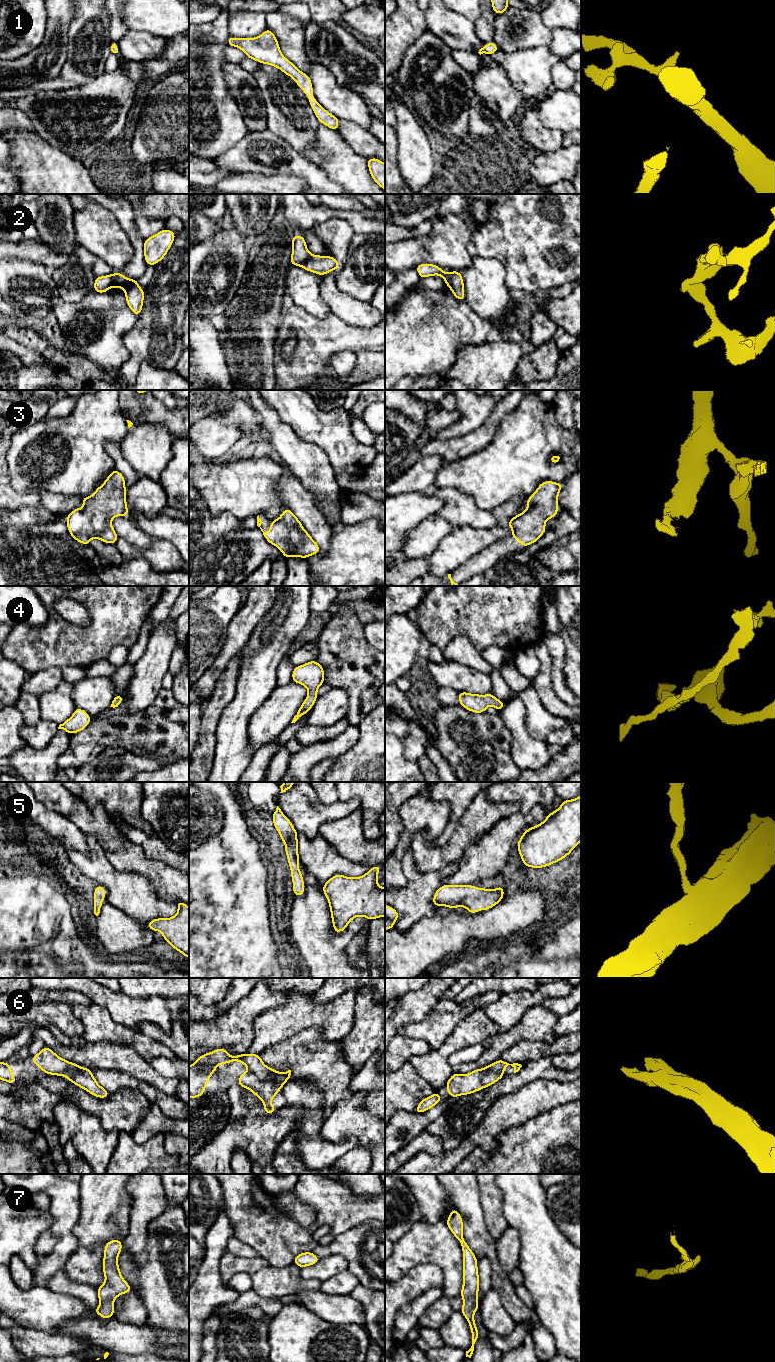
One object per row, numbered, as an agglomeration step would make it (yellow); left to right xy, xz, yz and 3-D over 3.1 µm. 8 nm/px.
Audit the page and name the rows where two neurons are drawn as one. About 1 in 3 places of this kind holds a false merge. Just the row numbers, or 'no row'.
2

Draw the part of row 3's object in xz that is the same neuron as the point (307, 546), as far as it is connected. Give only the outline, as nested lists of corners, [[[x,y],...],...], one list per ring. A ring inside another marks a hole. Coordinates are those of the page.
[[[285,508],[278,519],[270,521],[270,531],[265,533],[260,527],[263,522],[259,515],[257,516],[257,526],[263,532],[265,539],[271,545],[275,545],[286,559],[289,557],[309,558],[321,551],[290,509]]]

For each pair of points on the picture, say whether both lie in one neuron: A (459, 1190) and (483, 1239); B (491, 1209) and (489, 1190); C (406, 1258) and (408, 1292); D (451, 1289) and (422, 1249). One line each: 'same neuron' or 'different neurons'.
A: same neuron
B: same neuron
C: different neurons
D: same neuron

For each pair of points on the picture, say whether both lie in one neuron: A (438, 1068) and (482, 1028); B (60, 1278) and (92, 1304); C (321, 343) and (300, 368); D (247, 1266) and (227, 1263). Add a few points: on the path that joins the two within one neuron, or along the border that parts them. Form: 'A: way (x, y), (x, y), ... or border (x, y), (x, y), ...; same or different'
A: way (442, 1055), (469, 1031); same
B: way (68, 1286), (78, 1290), (84, 1296); same
C: way (315, 349), (312, 356), (306, 362); same
D: way (242, 1265), (232, 1265); same

